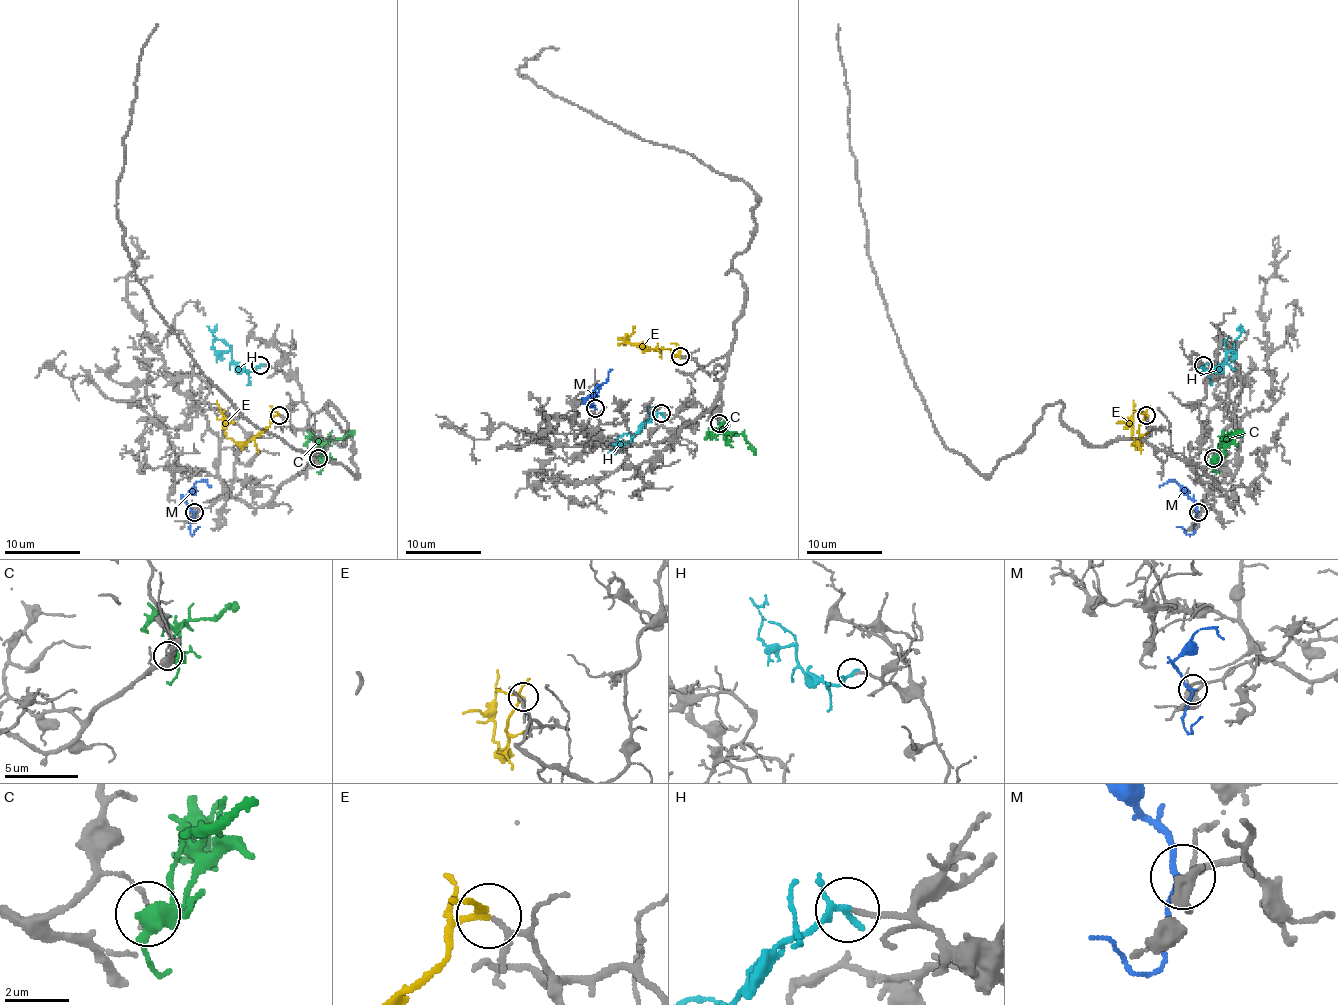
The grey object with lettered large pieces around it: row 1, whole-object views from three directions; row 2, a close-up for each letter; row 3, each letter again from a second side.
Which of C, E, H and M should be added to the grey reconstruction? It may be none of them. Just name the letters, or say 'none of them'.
E, H

